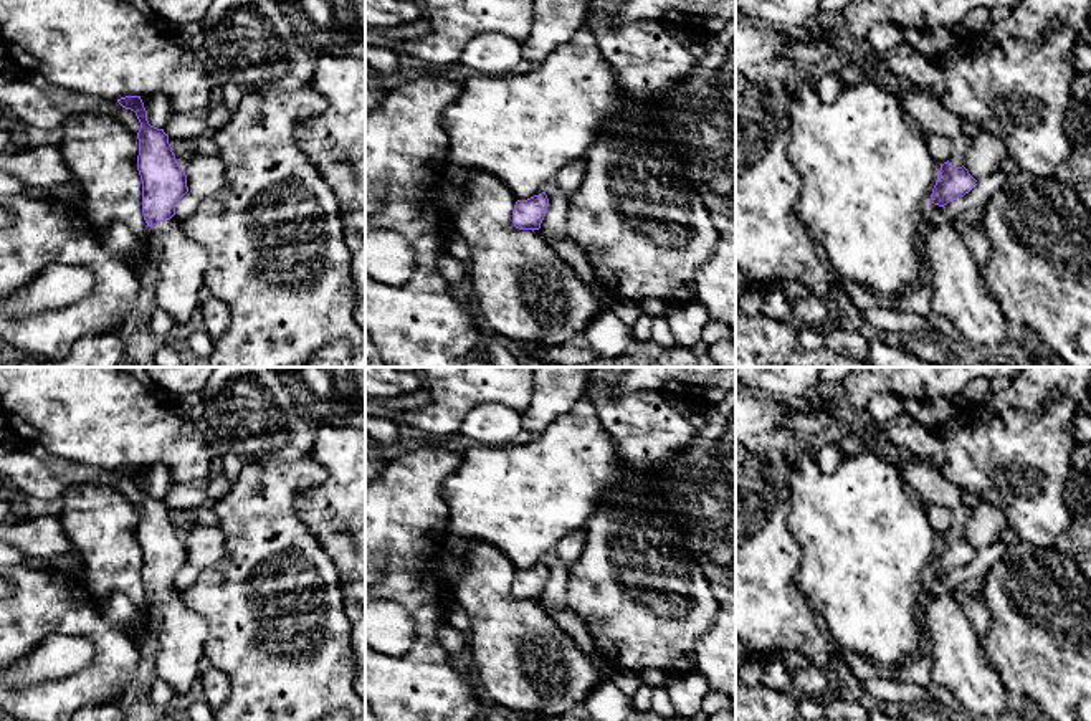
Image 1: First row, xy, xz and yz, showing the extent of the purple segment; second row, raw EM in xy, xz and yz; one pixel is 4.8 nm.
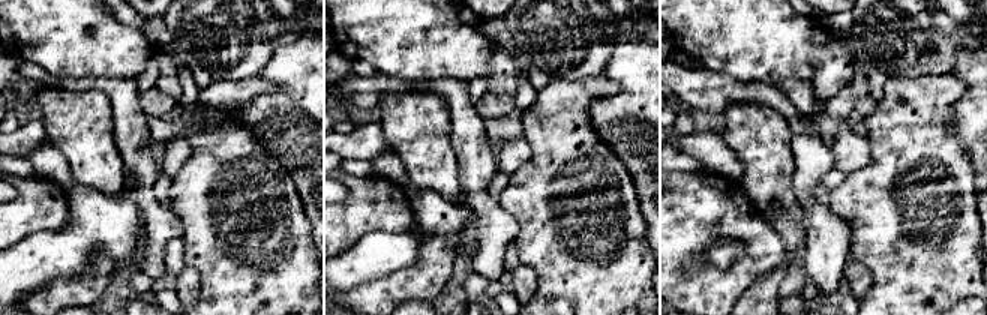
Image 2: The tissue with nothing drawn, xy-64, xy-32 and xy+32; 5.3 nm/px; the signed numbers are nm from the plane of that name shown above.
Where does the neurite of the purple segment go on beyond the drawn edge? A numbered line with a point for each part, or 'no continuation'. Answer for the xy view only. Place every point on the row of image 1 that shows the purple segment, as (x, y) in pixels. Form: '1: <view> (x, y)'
1: xy (182, 263)

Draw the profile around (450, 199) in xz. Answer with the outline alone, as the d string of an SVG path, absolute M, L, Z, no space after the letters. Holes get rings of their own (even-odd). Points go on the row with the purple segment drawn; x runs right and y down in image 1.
M443 184L436 190L436 197L440 198L441 208L448 213L455 215L461 205L461 193L450 184Z

